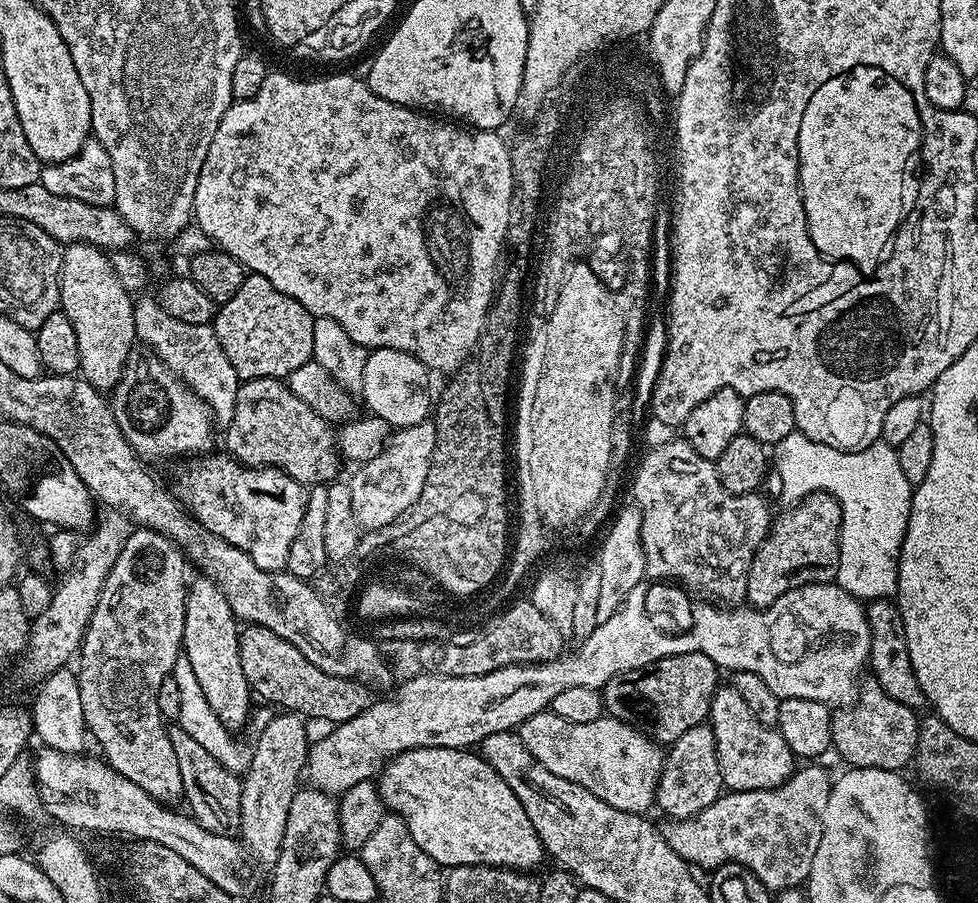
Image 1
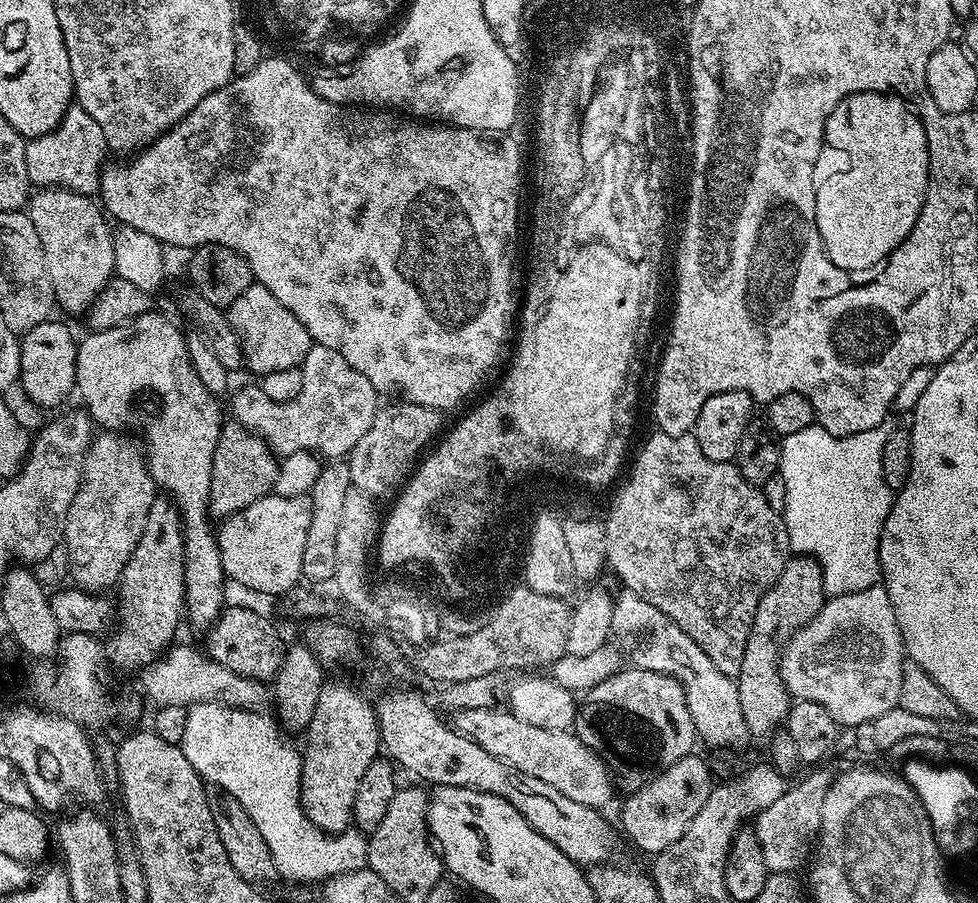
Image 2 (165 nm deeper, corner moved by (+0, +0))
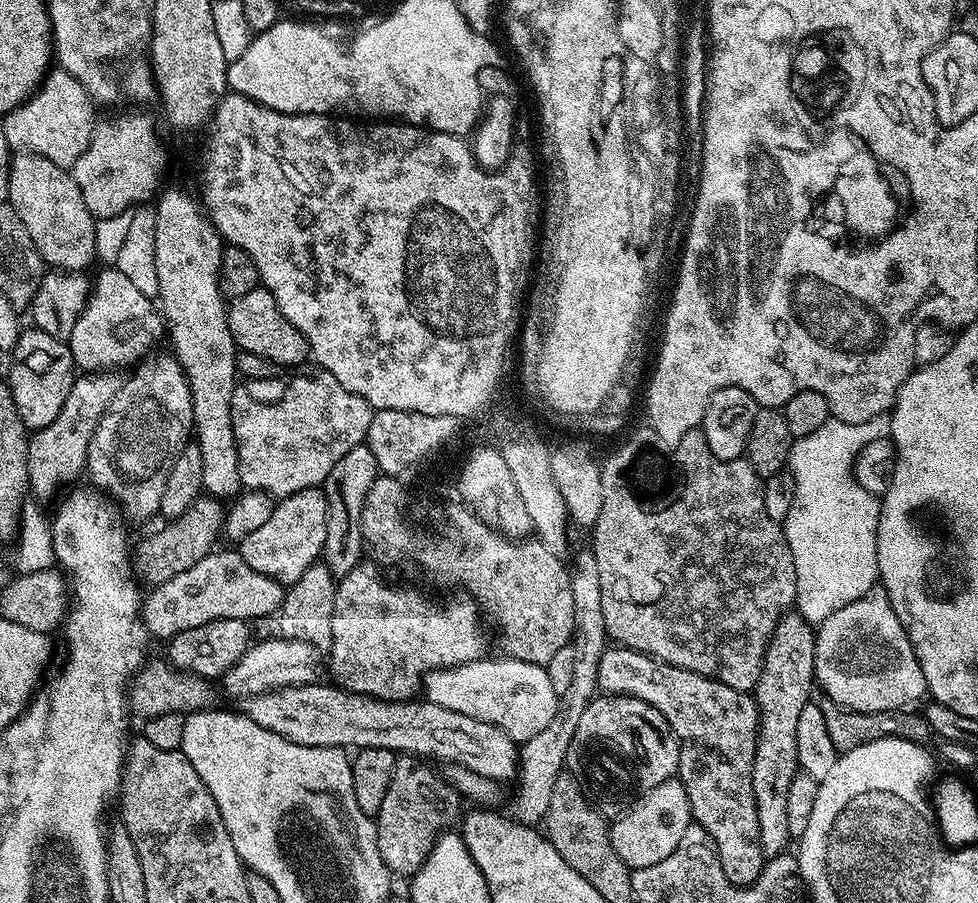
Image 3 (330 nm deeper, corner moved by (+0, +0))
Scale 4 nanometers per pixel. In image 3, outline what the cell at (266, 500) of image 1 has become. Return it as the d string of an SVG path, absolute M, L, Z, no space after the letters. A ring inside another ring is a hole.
M323 487L298 490L283 497L274 507L270 518L258 530L239 541L240 557L258 574L266 574L285 586L298 582L311 564L321 559L326 542L328 503Z

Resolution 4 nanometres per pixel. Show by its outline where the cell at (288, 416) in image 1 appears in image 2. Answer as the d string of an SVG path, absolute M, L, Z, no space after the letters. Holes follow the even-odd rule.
M228 422L221 427L218 446L210 474L208 510L213 517L232 516L238 510L258 502L258 498L273 491L278 457L261 436L246 430L241 424Z

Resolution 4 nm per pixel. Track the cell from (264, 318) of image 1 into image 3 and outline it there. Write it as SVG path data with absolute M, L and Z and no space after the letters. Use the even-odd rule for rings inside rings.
M263 286L250 290L250 294L242 294L242 298L228 304L228 325L240 352L270 358L270 362L278 362L283 366L300 364L304 359L309 359L306 338L288 321L286 314L278 310L274 294L270 294Z

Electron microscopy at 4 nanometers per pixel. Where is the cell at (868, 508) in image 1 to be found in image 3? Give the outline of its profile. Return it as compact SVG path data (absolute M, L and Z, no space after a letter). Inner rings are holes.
M888 414L879 416L878 418L870 418L870 422L858 422L857 424L829 418L826 426L821 426L818 430L814 430L814 434L806 434L792 441L792 453L788 459L787 471L791 472L794 478L794 506L790 506L790 514L786 514L786 518L782 522L782 527L786 542L790 546L790 554L794 554L794 574L796 575L796 603L794 608L795 611L800 613L800 616L803 617L807 624L818 626L822 622L826 622L826 618L830 618L830 614L835 614L836 611L842 610L842 606L850 606L850 602L858 602L858 598L867 596L869 590L877 587L878 577L880 575L880 571L878 570L880 500L874 494L862 490L862 486L858 486L856 476L852 472L852 467L862 450L862 446L866 446L866 442L874 442L874 438L888 436L891 431L892 418Z

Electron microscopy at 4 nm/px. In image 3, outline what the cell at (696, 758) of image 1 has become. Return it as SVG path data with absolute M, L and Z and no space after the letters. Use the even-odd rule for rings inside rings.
M673 778L645 792L622 816L611 821L612 845L629 870L642 866L654 866L669 854L674 854L682 834L694 823L690 810L690 798L686 798L686 786L679 778Z

